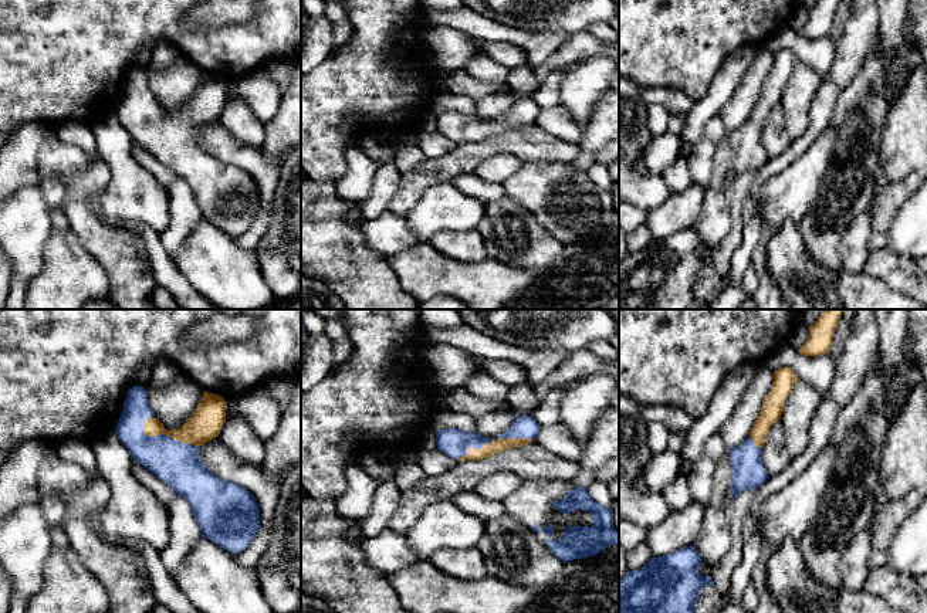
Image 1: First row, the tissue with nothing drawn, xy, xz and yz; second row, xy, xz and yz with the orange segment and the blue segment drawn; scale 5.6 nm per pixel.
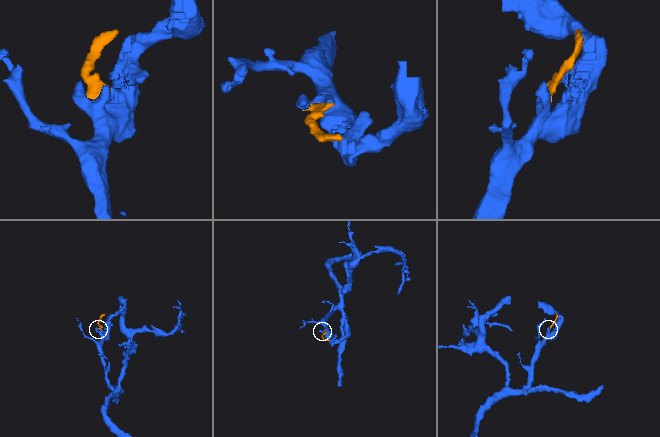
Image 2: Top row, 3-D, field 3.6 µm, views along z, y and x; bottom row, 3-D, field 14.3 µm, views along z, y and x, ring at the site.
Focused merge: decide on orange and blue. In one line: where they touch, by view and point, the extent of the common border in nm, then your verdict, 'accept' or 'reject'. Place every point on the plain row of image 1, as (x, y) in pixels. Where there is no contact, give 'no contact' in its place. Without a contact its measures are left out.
contact xz (496, 121); length 480 nm; accept

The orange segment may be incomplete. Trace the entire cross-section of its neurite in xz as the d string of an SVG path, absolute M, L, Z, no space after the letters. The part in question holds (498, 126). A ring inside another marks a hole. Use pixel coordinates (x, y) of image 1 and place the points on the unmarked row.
M515 98L510 111L494 121L467 115L459 111L436 114L437 132L456 143L478 143L500 133L537 123L539 105L532 98Z

